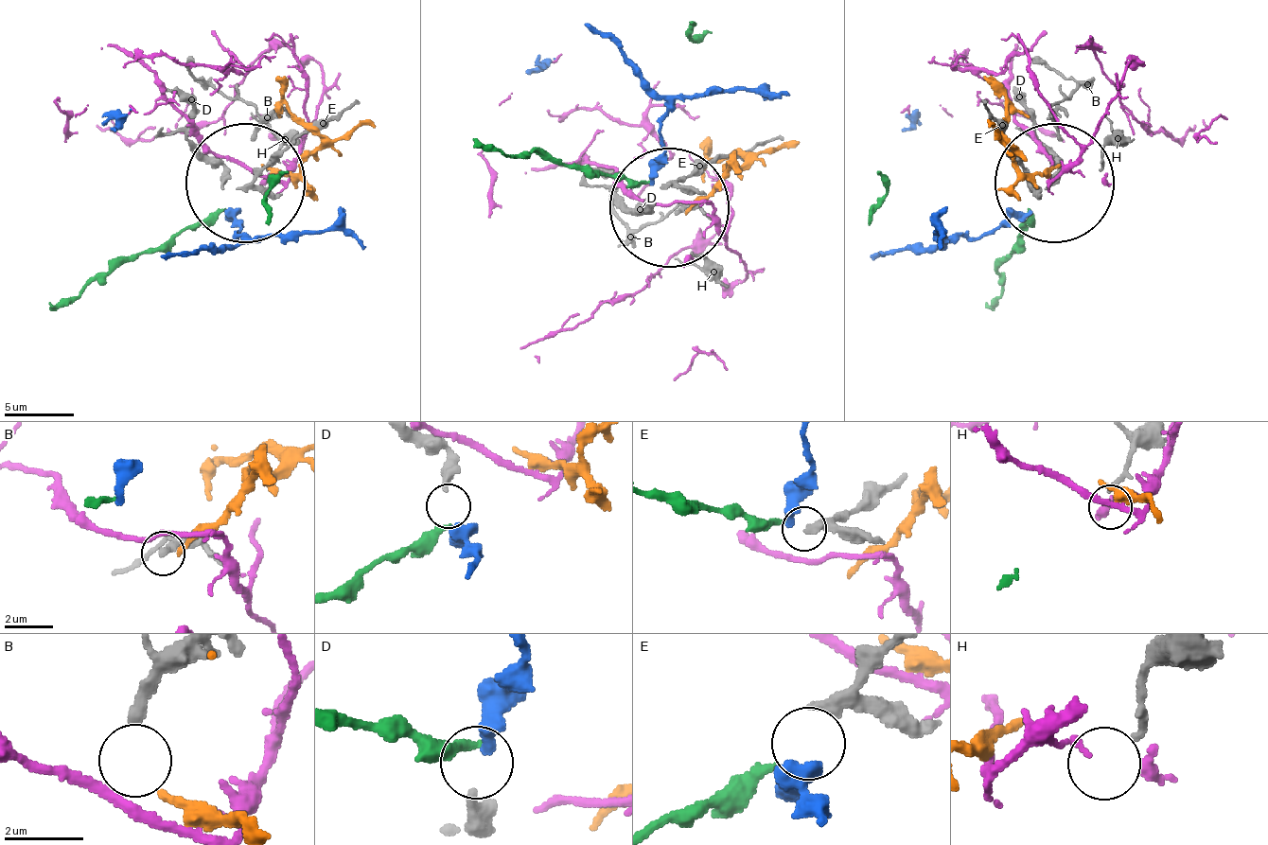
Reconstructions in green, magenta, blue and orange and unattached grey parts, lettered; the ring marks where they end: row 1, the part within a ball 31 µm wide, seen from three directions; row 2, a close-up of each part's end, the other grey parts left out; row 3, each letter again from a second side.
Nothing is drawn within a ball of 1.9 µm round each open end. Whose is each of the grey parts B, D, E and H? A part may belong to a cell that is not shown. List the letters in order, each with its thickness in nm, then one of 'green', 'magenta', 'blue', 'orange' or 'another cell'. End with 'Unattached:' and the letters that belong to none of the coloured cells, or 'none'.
B: 280 nm thick; orange
D: 300 nm thick; blue
E: 360 nm thick; green
H: 200 nm thick; another cell
Unattached: H

